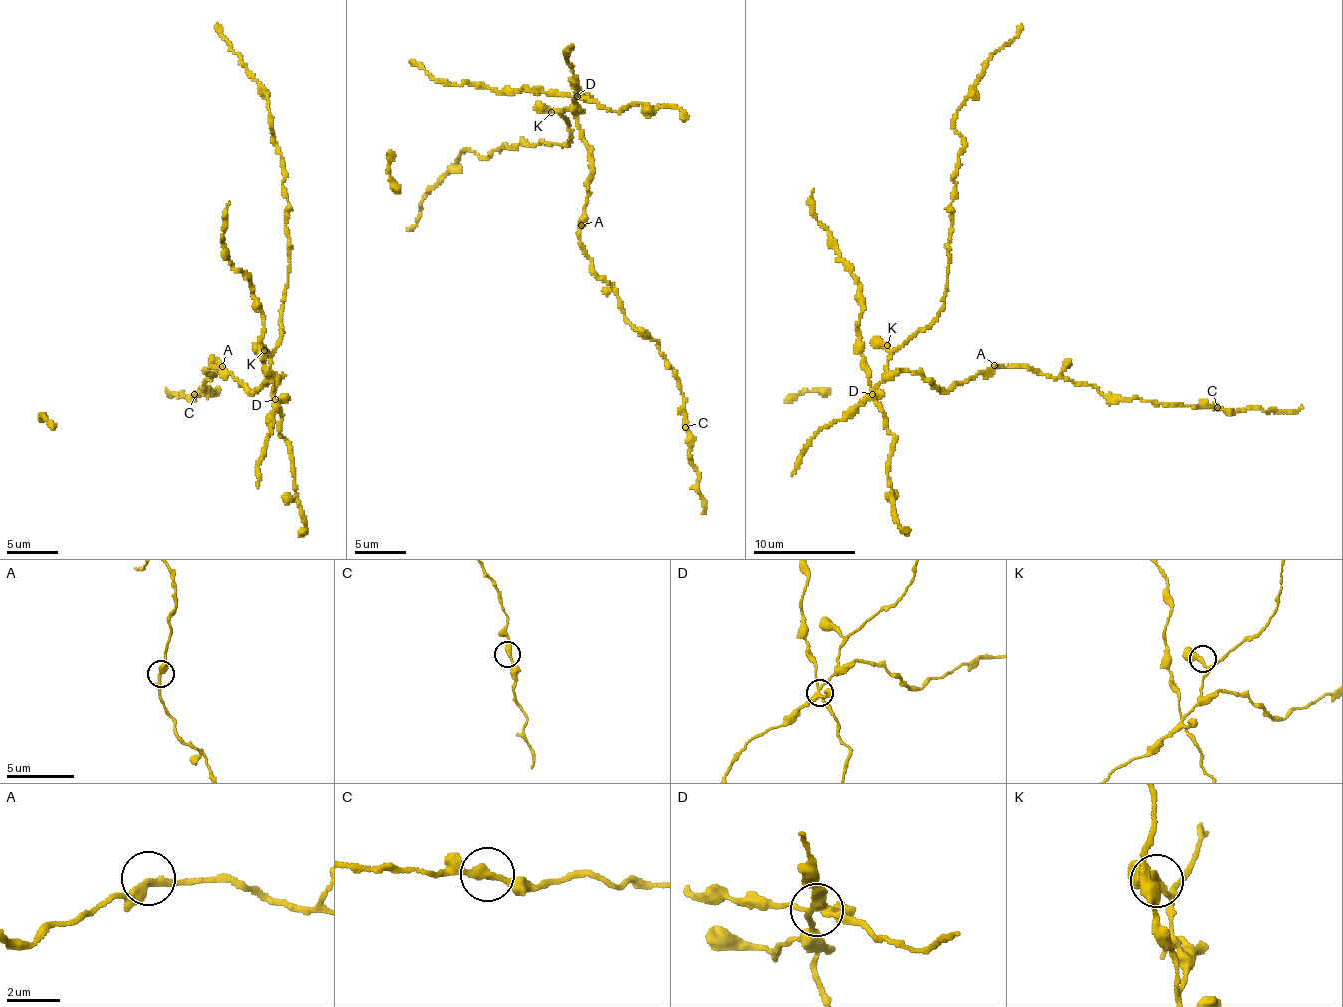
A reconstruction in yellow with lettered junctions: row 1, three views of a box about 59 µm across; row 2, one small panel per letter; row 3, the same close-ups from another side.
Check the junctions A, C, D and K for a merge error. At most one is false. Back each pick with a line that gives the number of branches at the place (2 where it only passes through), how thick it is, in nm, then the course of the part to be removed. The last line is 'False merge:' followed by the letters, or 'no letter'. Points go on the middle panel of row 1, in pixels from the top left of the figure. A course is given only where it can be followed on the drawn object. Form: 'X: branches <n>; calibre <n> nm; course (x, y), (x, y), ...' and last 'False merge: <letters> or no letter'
D: branches 5; calibre 260 nm; course (577, 97), (516, 89), (495, 91), (468, 83), (448, 85), (410, 61)
False merge: D

